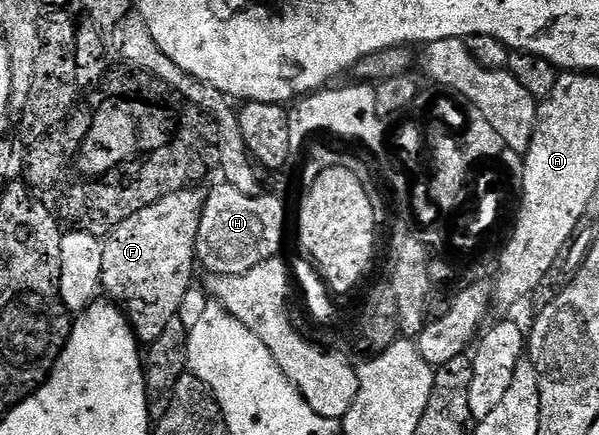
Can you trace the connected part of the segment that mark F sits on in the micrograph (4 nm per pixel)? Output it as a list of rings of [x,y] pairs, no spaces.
[[[179,187],[156,203],[136,211],[102,241],[101,288],[123,310],[135,337],[143,346],[160,339],[164,327],[181,313],[196,269],[196,235],[202,218],[203,190]]]

